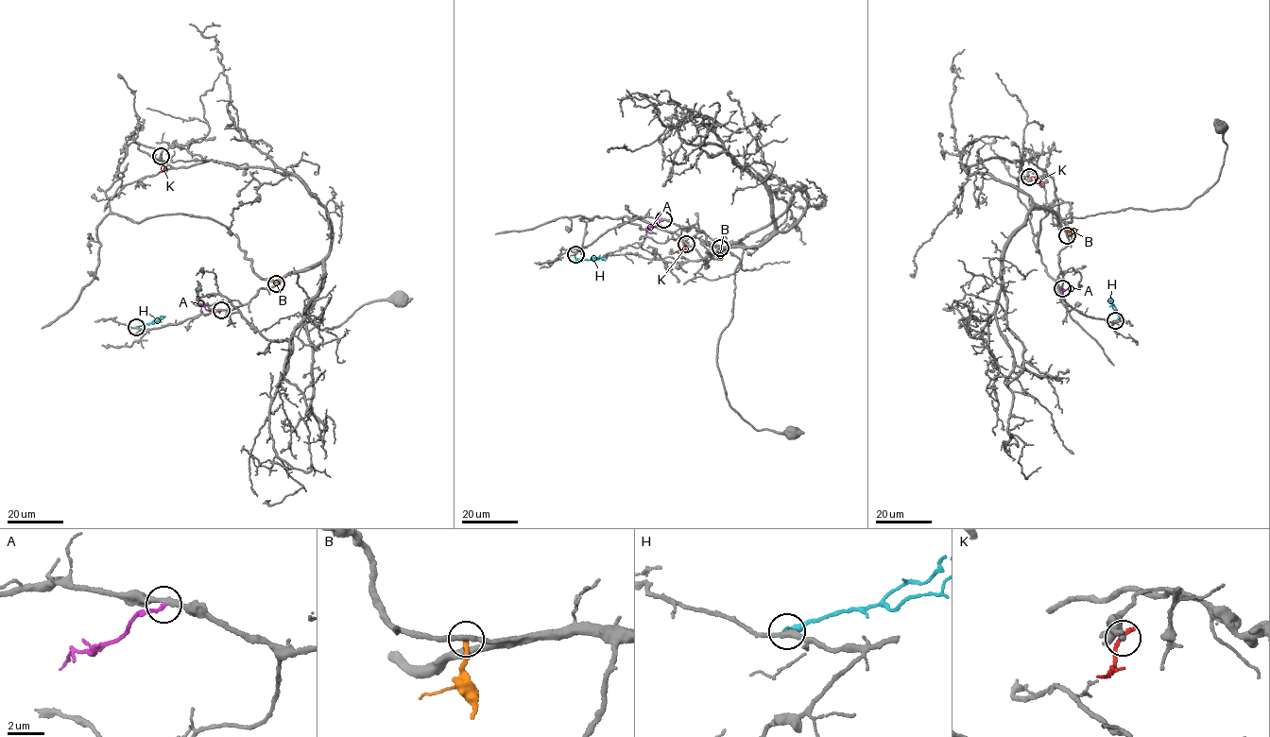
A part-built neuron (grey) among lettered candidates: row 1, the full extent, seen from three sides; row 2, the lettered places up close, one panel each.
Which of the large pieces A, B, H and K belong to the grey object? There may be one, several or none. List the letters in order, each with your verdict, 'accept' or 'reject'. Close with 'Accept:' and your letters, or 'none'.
A: reject
B: reject
H: accept
K: reject
Accept: H

